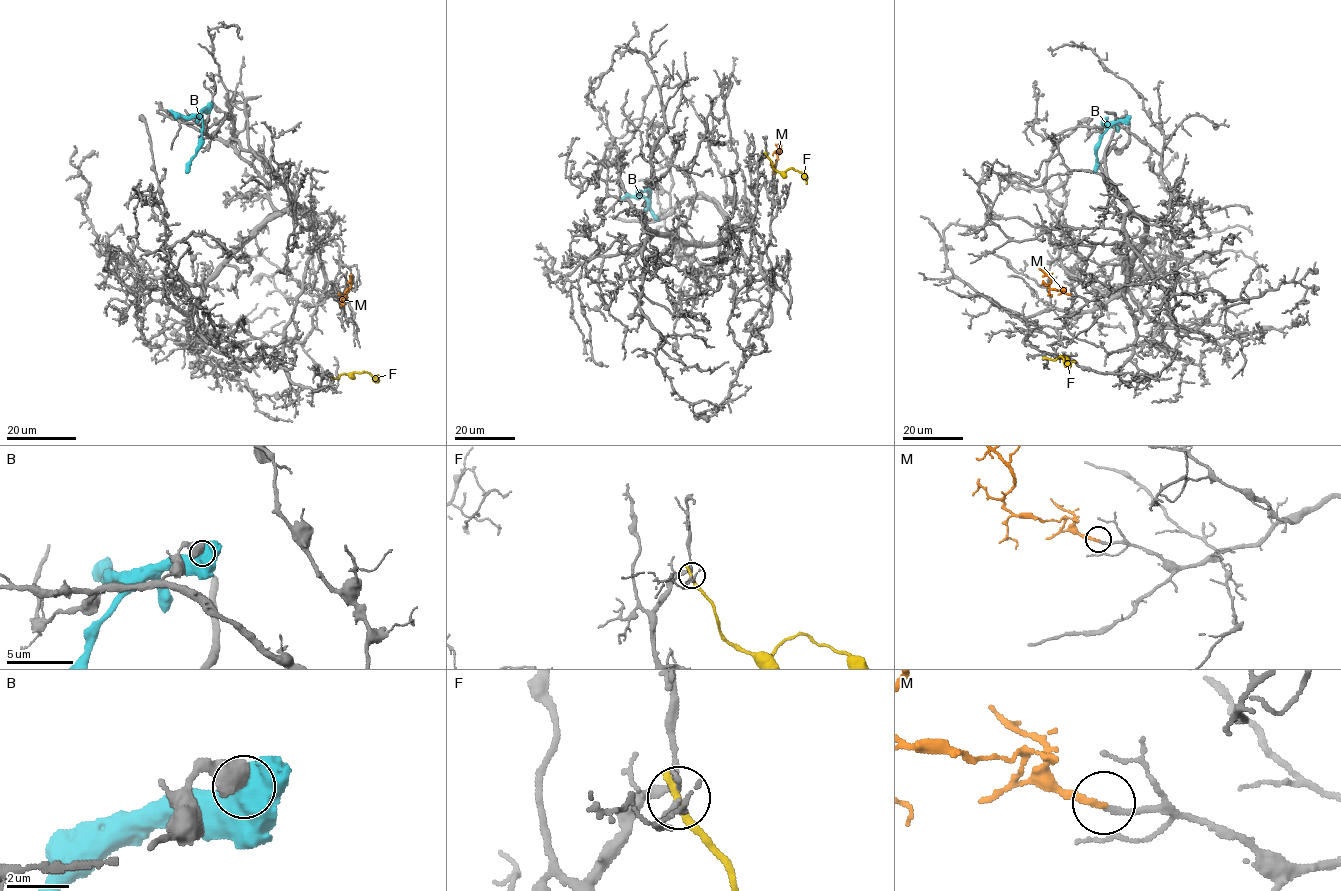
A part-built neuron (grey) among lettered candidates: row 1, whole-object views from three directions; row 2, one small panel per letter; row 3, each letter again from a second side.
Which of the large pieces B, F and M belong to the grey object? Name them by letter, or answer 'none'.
M

